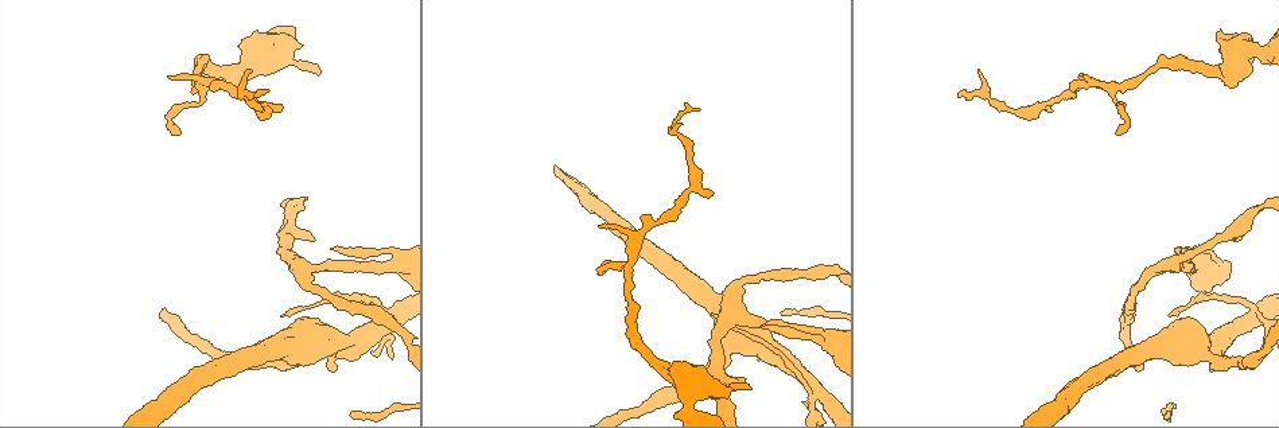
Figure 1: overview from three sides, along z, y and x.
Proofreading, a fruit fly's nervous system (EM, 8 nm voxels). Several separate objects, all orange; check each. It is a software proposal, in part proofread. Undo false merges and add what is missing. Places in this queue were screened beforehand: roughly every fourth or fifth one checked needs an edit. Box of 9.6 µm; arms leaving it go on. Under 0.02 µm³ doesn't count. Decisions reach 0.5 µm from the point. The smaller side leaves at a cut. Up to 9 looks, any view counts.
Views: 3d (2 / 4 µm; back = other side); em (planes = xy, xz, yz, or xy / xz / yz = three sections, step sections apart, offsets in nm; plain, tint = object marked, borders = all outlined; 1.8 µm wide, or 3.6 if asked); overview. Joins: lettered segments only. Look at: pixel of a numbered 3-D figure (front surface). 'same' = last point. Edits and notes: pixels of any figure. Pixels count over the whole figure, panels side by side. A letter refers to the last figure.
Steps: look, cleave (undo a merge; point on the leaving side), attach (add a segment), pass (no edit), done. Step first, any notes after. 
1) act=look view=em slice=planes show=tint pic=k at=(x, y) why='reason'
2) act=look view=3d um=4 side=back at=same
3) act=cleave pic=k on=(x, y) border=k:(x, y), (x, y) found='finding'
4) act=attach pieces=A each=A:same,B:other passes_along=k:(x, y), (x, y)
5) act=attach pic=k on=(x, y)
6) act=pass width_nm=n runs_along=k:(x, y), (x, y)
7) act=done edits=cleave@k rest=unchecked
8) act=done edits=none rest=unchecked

act=look view=em um=3.6 slice=xy step=8 show=tint pic=1 at=(280, 106) why='thin end'

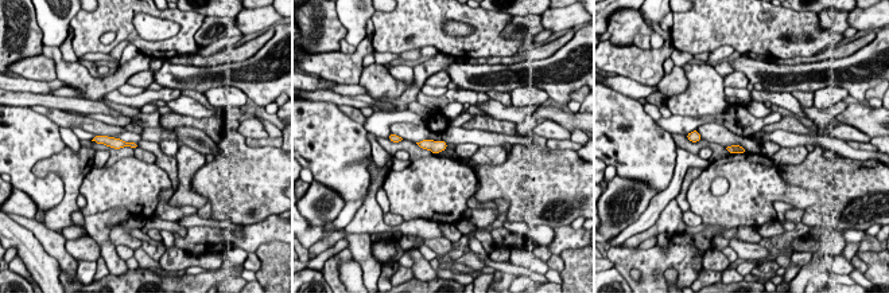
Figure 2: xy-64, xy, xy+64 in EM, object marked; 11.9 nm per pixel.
act=look view=em um=3.6 slice=planes show=borders at=same

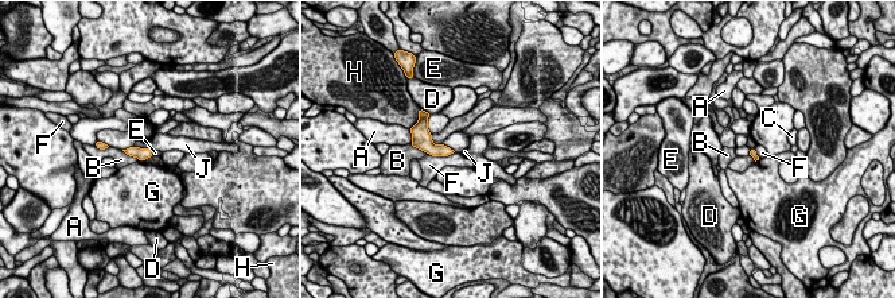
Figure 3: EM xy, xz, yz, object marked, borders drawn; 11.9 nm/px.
act=pass each=A:other,B:other,C:other,D:other,E:other,F:other,G:other,H:other,J:other border=3:(442, 143), (455, 151) found='none of them fits'

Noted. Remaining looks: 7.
act=look view=em um=3.6 slice=planes show=tint pic=1 at=(311, 240) why='an open end'

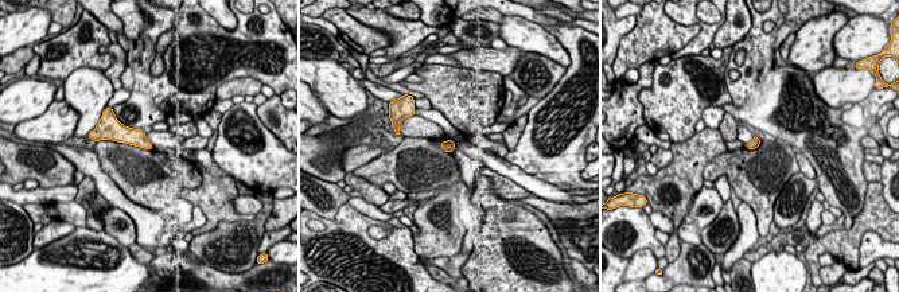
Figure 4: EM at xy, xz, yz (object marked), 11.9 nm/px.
act=look view=em um=3.6 slice=planes show=borders at=same why='see the neighbours'

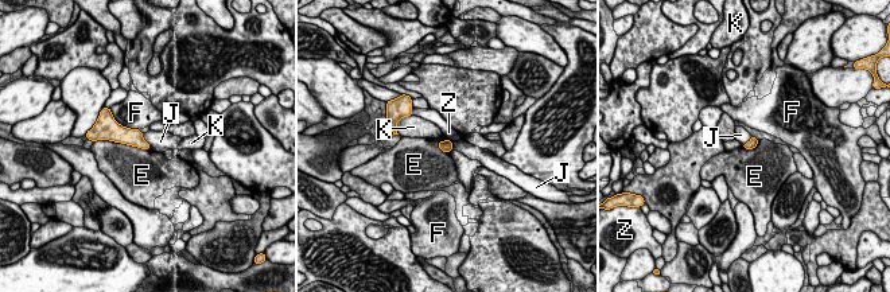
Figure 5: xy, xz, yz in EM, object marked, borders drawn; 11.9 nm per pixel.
act=pass width_nm=120 each=E:other,F:other,J:other,K:other,Z:other border=5:(100, 139), (150, 150) found='none of them fits'

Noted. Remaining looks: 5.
act=look view=em slice=yz step=8 show=tint pic=1 at=(1253, 317) why='abrupt turn'

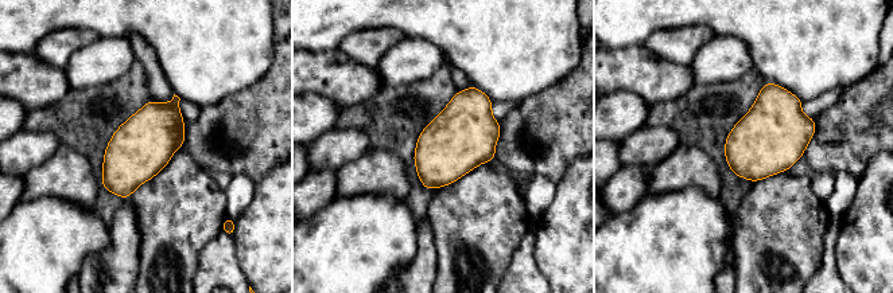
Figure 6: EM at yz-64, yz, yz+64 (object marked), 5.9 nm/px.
act=look view=em slice=xy step=8 show=borders at=same

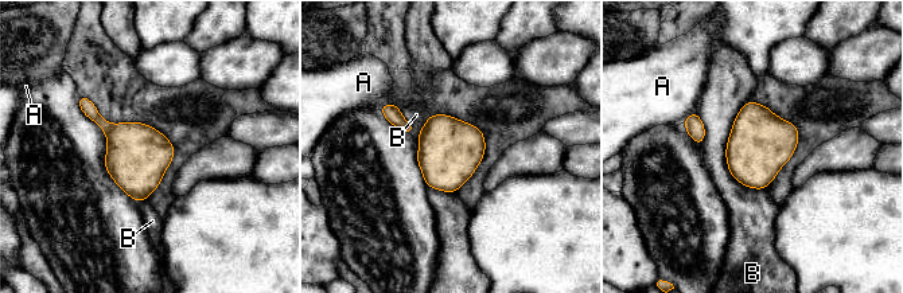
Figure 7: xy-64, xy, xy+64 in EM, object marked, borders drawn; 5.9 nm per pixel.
act=cleave pic=7 on=(88, 108) width_nm=380 longest_contact=B:550nm each=A:other,B:other found='a second neuron is stuck on'

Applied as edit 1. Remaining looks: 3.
act=look view=overview

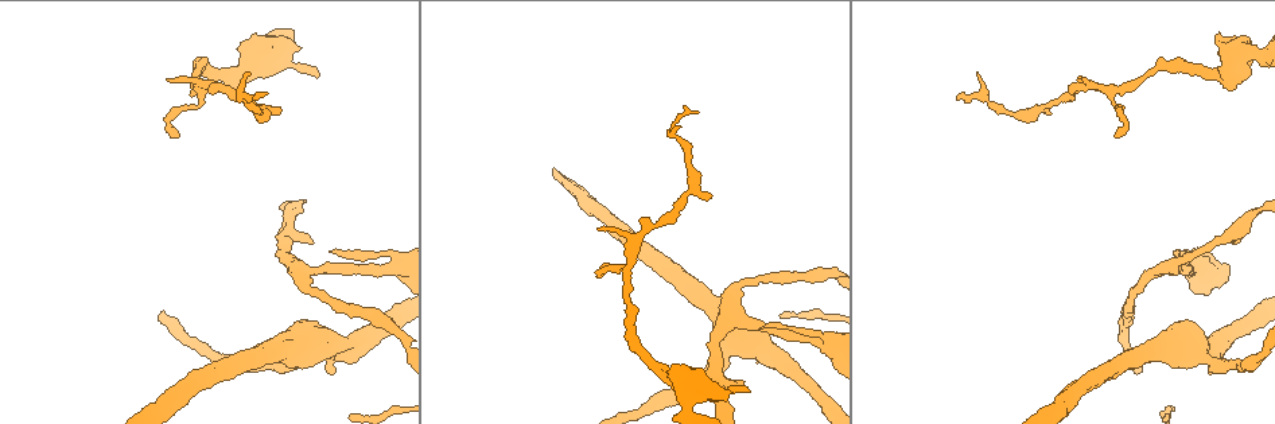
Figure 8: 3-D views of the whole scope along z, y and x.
act=look view=em slice=yz step=16 show=borders pic=8 at=(748, 390) why='an open end'

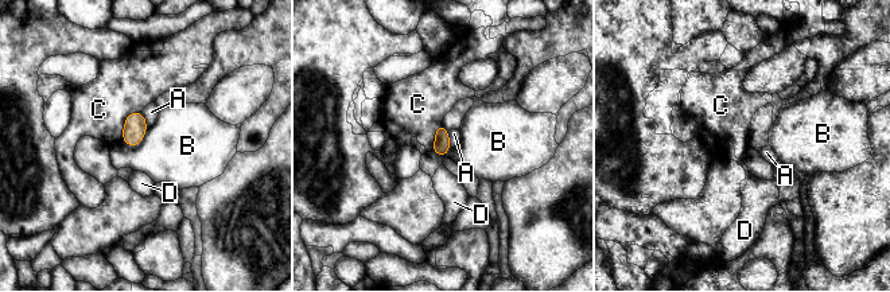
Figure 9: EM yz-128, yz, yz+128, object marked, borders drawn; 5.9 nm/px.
act=pass each=A:other,B:other,C:other,D:other border=9:(447, 131), (451, 147) found='none of them fits'

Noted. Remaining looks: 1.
act=done edits=cleave@7 rest=unchecked

